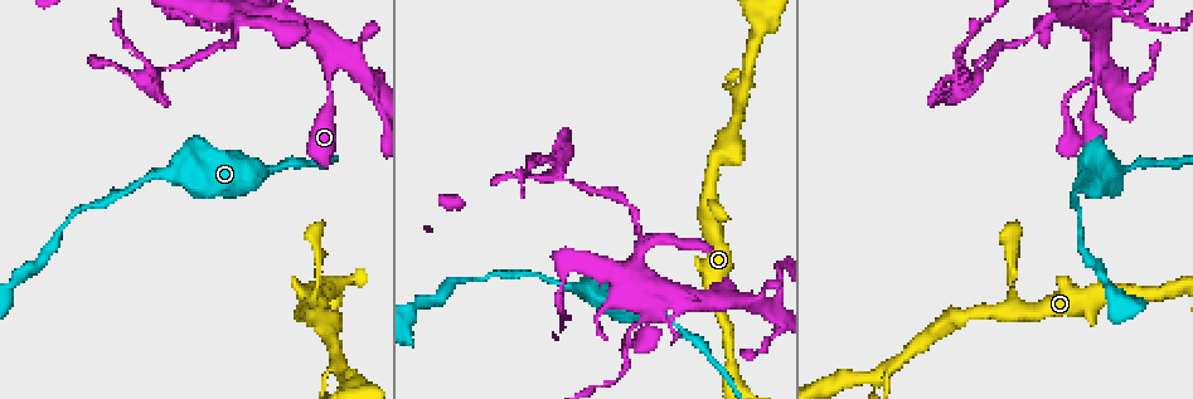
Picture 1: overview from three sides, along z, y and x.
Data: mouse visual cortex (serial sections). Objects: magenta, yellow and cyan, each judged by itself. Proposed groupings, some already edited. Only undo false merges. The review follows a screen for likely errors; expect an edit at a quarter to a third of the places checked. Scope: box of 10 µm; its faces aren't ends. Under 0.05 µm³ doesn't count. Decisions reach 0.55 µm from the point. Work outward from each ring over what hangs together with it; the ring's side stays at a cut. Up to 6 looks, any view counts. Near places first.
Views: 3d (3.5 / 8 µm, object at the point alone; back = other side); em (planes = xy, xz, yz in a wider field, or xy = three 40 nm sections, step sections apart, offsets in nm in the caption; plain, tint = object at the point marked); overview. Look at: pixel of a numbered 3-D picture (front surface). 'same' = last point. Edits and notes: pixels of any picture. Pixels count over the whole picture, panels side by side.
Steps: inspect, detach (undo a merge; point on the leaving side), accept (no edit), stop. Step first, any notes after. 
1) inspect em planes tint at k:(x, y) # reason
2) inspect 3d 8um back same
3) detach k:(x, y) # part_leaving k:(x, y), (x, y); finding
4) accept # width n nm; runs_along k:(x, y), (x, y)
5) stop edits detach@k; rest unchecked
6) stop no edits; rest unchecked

inspect 3d 8um at 1:(342, 366) # two arms at a narrow angle

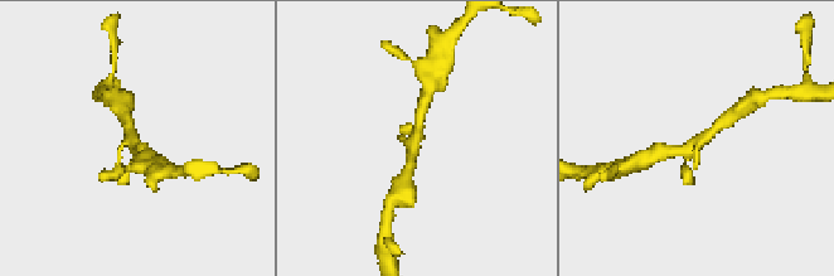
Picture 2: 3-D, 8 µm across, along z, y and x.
inspect em planes tint same # now the EM

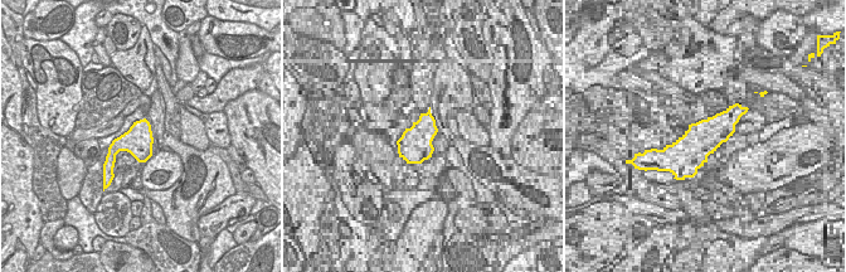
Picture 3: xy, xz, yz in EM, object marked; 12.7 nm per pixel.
accept # arms 4; runs_along 2:(726, 120), (693, 148), (667, 151); one cell here

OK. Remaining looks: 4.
inspect 3d 3.5um at 1:(335, 62) # abrupt turn

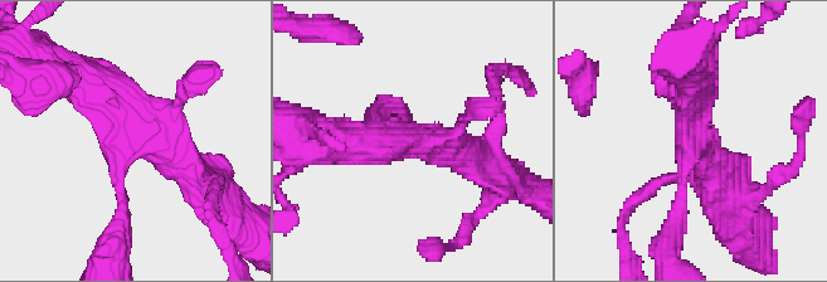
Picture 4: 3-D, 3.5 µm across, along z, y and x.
inspect em planes tint at 4:(126, 142)

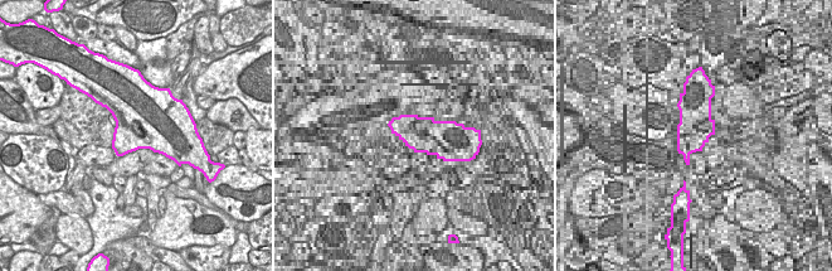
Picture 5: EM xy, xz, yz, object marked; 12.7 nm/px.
inspect em xy step 3 tint same # cut it another way

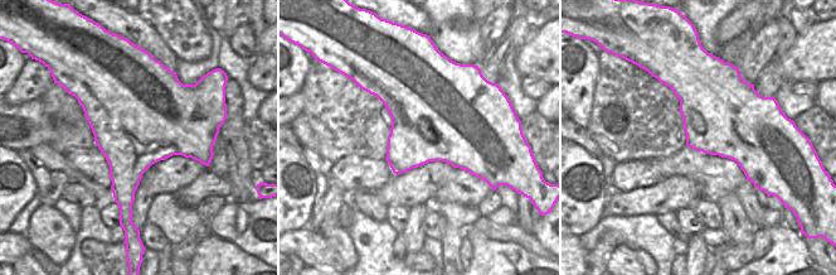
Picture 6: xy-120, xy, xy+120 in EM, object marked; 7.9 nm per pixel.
accept # arms 4; runs_along 4:(121, 222), (125, 125), (74, 74); one cell here

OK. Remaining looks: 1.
stop no edits; rest unchecked

